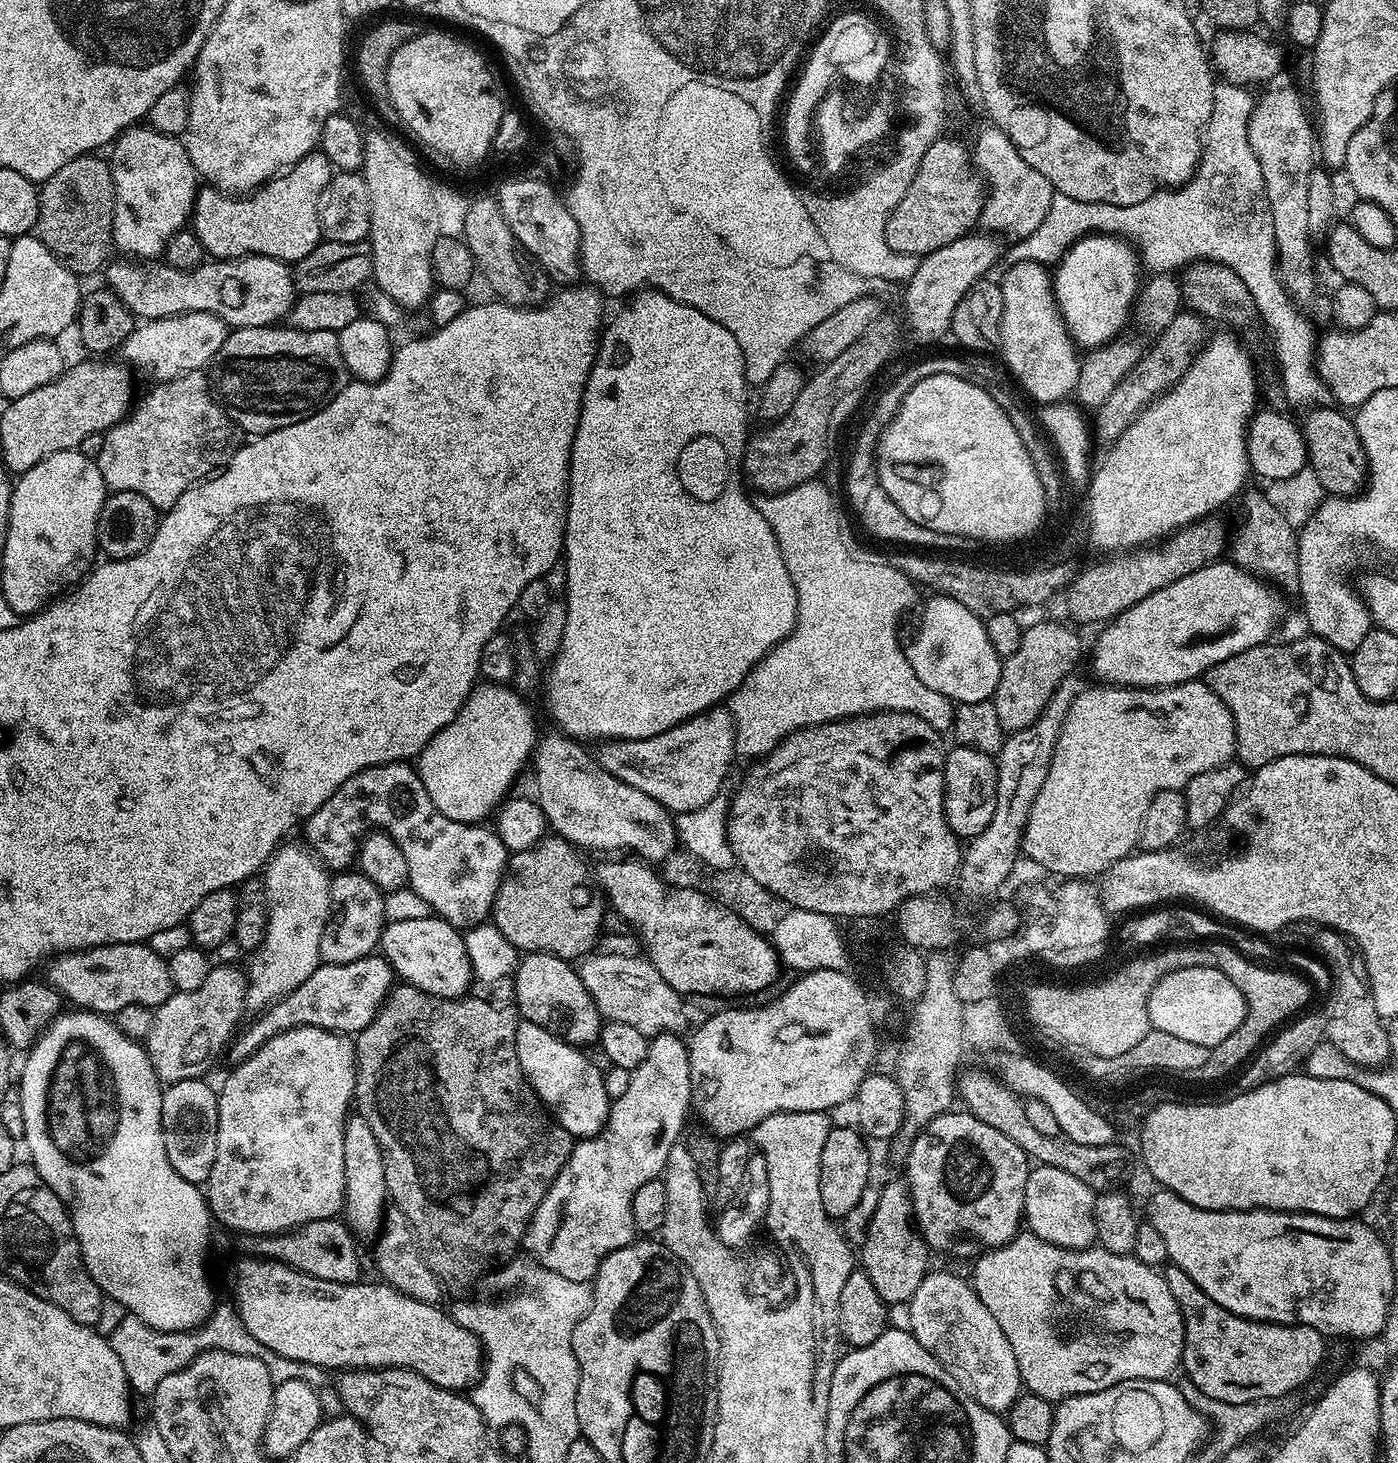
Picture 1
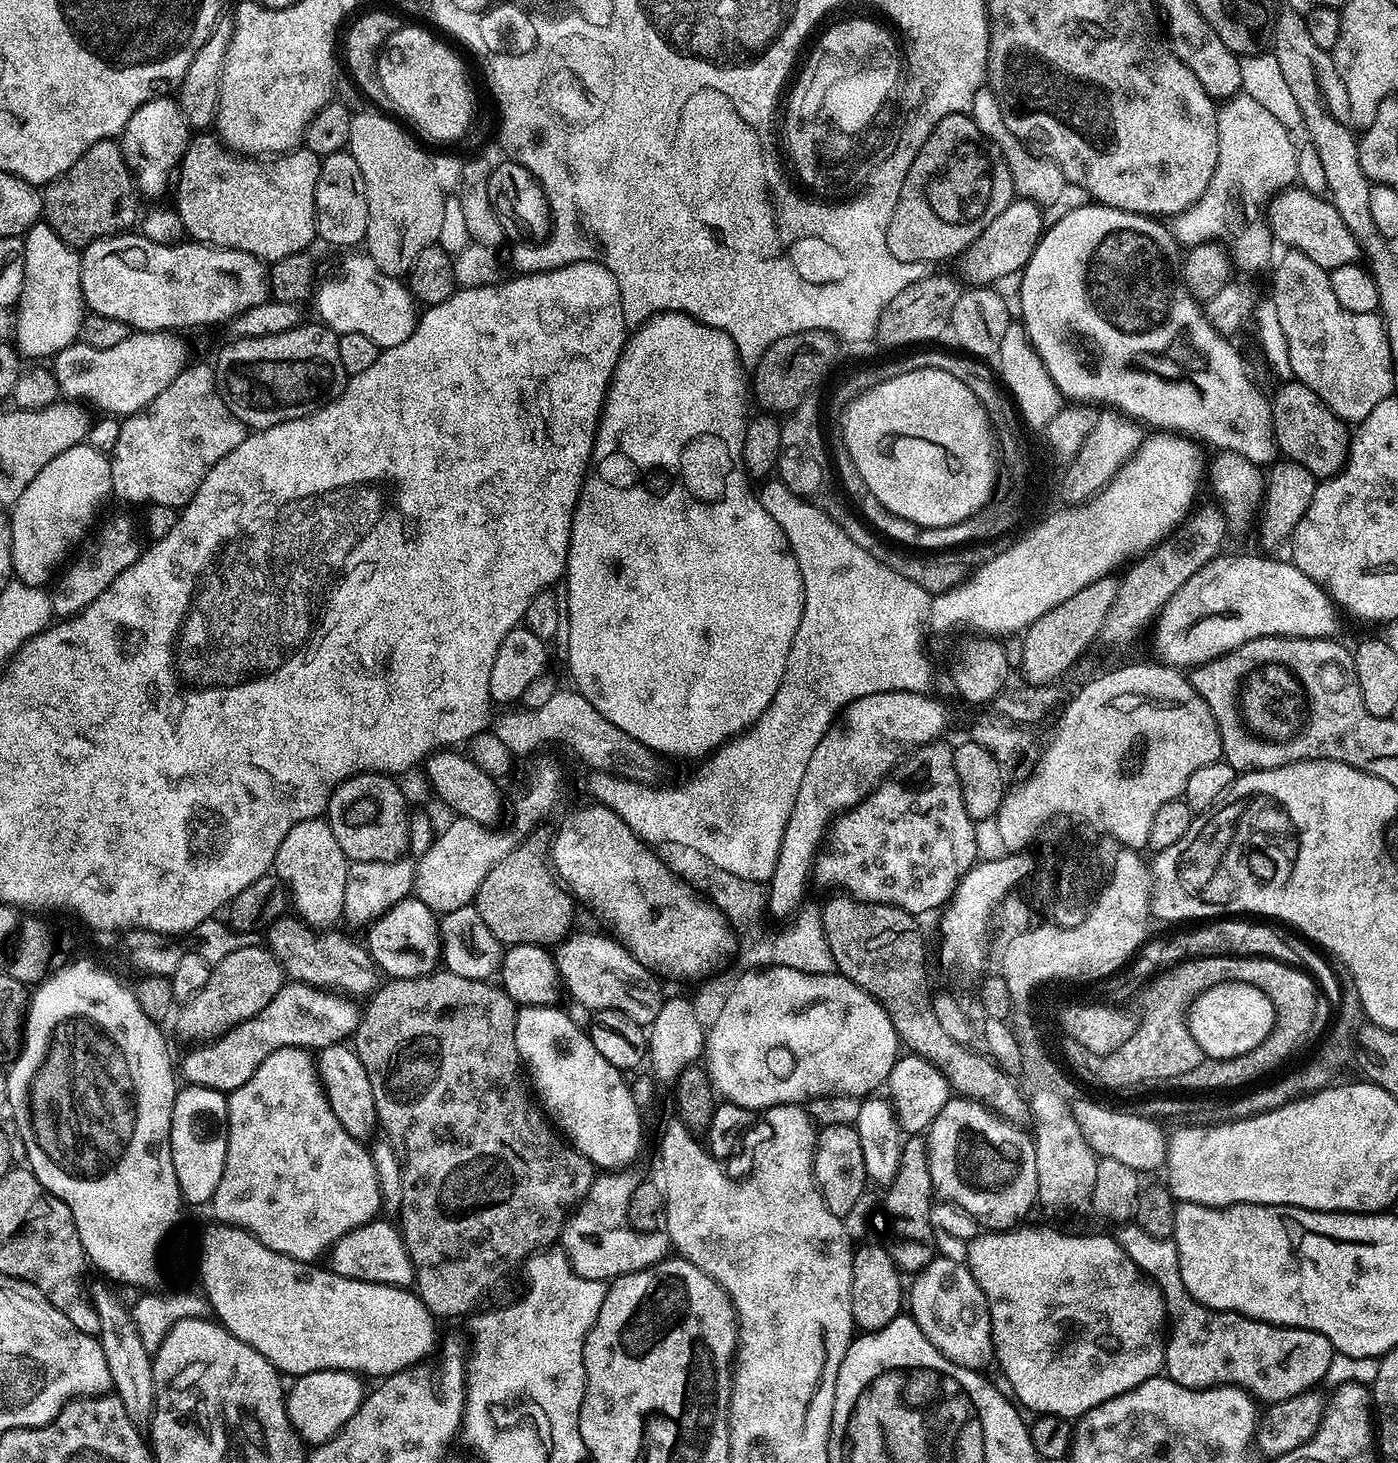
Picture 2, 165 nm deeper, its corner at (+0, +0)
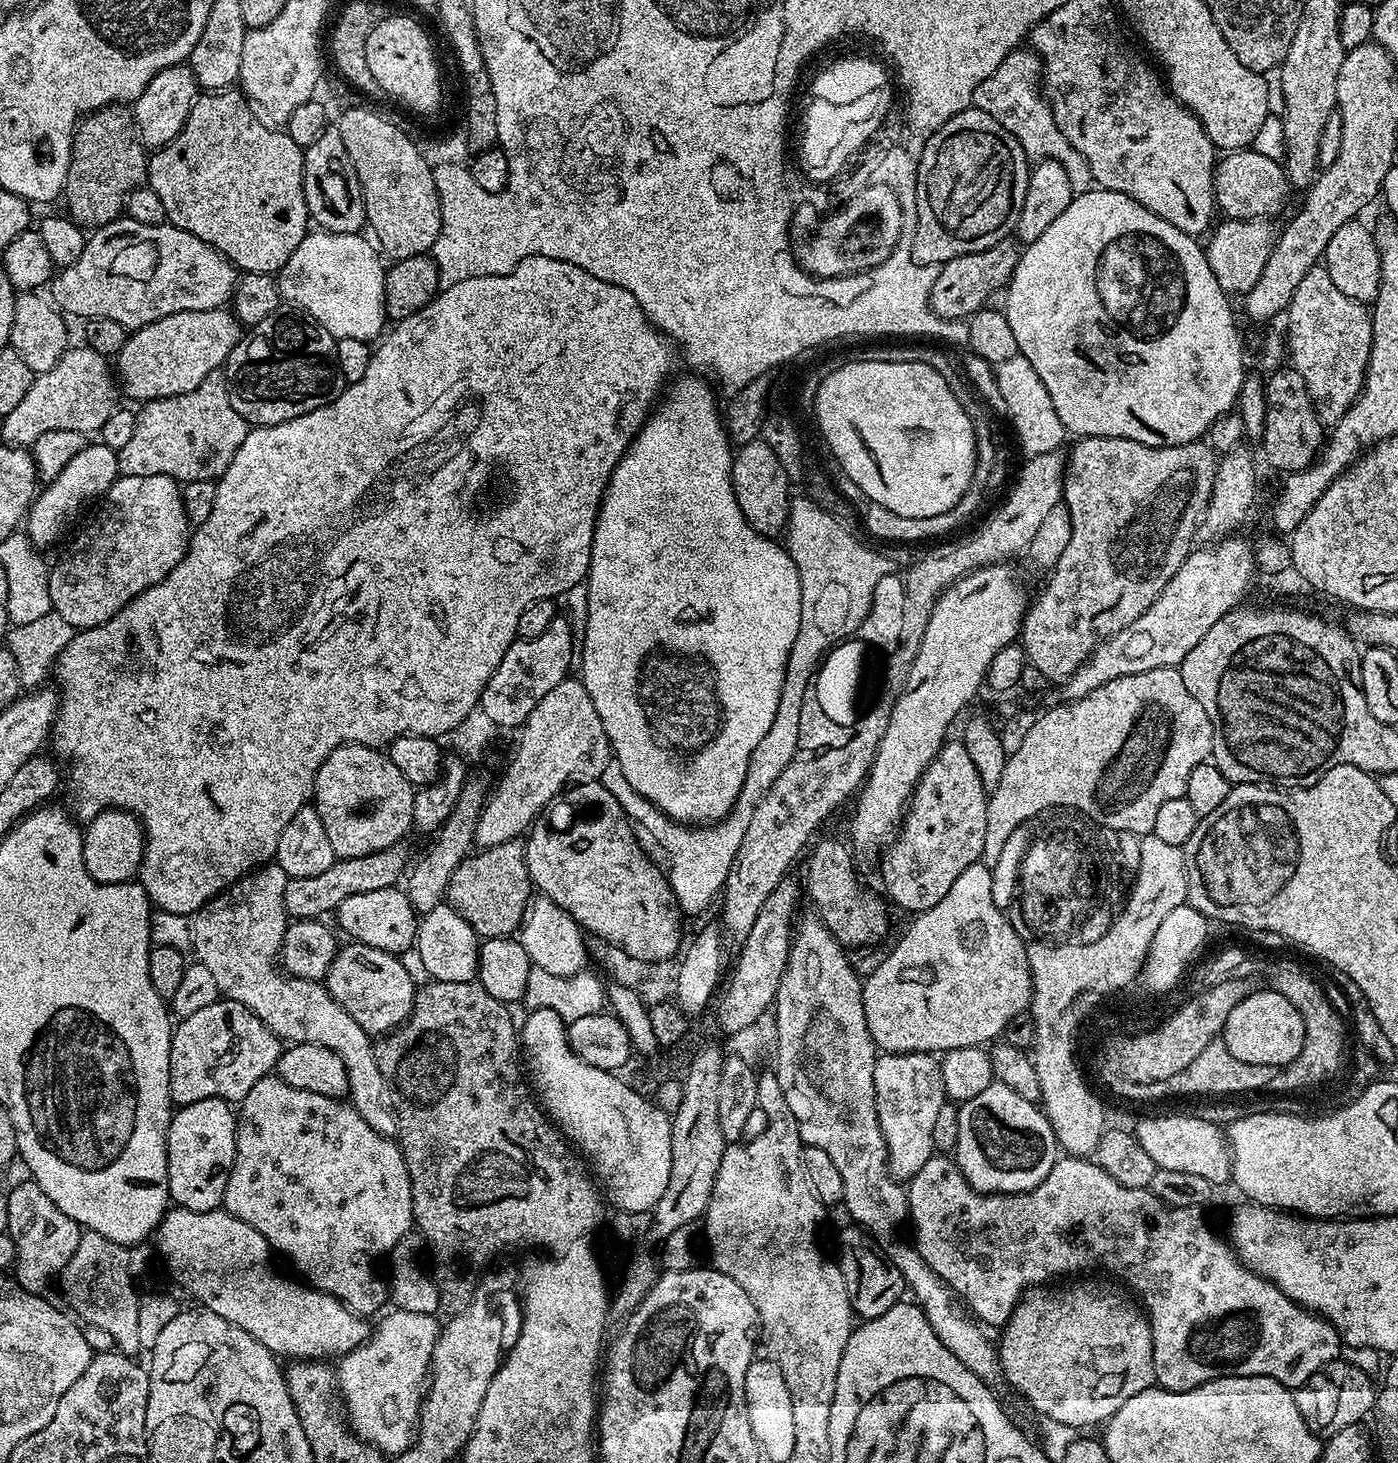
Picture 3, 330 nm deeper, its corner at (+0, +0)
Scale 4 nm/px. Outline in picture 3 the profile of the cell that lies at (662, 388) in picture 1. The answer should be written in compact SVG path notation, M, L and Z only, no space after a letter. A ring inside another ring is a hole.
M684 376L672 385L668 384L667 390L668 393L663 393L654 411L645 419L644 425L624 451L624 457L614 466L596 515L586 577L588 621L584 624L584 645L578 648L578 676L584 681L590 702L594 702L594 710L598 710L598 718L602 718L602 726L611 744L611 755L622 766L622 774L626 774L630 786L634 786L634 790L638 790L654 806L661 808L671 820L689 826L707 826L723 820L734 806L742 790L742 782L746 782L750 758L758 742L766 738L766 730L770 730L774 714L778 714L784 671L794 638L798 638L802 586L798 566L794 566L787 547L773 537L763 536L754 530L754 526L746 522L738 506L738 498L734 498L734 445L722 419L721 409L720 412L716 409L716 396L711 386L696 376Z

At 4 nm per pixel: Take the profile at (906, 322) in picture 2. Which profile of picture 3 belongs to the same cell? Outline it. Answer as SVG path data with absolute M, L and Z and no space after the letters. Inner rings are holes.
M1005 238L999 240L981 252L962 254L950 262L946 262L936 274L936 281L928 299L933 312L944 320L964 322L989 303L988 300L996 291L1003 289L1011 280L1016 263L1020 261L1022 251L1019 243Z

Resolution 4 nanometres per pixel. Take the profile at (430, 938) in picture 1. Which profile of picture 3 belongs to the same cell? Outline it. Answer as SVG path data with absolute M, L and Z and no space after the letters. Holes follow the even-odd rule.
M393 886L386 890L370 890L370 894L354 894L336 908L335 919L340 919L339 931L345 932L357 944L374 946L383 952L401 954L416 943L418 913L412 907L407 891Z

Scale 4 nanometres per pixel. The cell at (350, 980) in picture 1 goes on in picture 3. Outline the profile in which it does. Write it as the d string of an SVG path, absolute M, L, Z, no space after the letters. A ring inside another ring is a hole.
M216 1000L210 1006L197 1010L195 1014L183 1017L172 1029L172 1049L170 1050L170 1094L173 1105L183 1106L202 1102L206 1098L218 1098L229 1102L239 1102L250 1094L250 1086L275 1069L285 1045L279 1036L264 1025L249 1008L237 1000Z

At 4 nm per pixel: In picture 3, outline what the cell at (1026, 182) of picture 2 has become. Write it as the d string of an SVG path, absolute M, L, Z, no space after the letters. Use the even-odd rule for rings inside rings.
M1013 50L1008 57L986 78L972 95L974 107L990 114L1002 125L1022 146L1025 156L1029 161L1039 162L1041 160L1053 160L1066 170L1066 178L1070 178L1070 186L1073 193L1079 194L1089 191L1093 183L1088 159L1078 150L1074 150L1062 133L1058 130L1052 112L1048 109L1048 101L1038 89L1032 85L1031 76L1038 72L1038 64L1031 51Z

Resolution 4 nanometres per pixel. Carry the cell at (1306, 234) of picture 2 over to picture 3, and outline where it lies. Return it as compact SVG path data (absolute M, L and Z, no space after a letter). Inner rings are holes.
M1232 150L1219 161L1214 173L1216 208L1224 211L1229 221L1273 218L1288 204L1288 195L1294 192L1281 161L1266 158L1255 150Z

